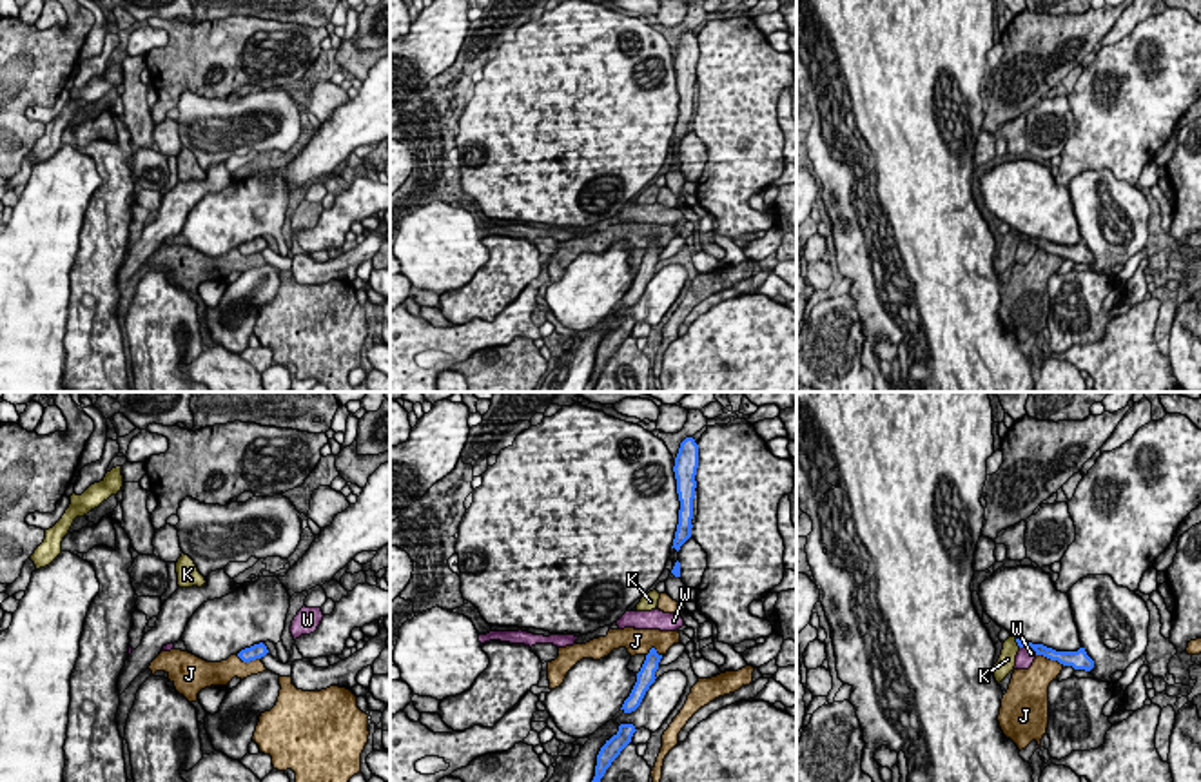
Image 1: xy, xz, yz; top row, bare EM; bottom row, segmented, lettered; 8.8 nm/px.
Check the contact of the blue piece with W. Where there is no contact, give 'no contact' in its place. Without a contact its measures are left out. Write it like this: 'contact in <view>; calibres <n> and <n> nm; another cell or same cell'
contact in yz; calibres 100 and 160 nm; another cell

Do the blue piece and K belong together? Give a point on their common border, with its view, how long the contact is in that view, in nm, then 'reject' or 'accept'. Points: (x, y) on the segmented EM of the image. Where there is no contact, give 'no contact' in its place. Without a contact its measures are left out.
meets blue in yz at (1016, 641); contact 100 nm long; reject

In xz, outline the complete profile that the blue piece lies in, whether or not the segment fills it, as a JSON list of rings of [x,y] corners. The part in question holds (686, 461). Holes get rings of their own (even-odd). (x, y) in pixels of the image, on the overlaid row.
[[[686,437],[680,443],[679,454],[675,457],[675,466],[673,466],[675,479],[677,479],[677,494],[680,501],[679,524],[671,546],[677,552],[691,537],[697,468],[698,468],[698,445],[695,443],[693,437]]]

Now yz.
[[[1016,639],[1018,646],[1030,648],[1036,651],[1036,655],[1043,655],[1050,660],[1058,660],[1063,666],[1072,666],[1074,670],[1085,670],[1090,671],[1094,668],[1094,660],[1087,655],[1085,648],[1079,648],[1078,651],[1056,651],[1052,648],[1047,648],[1043,644],[1032,644],[1021,639]]]

